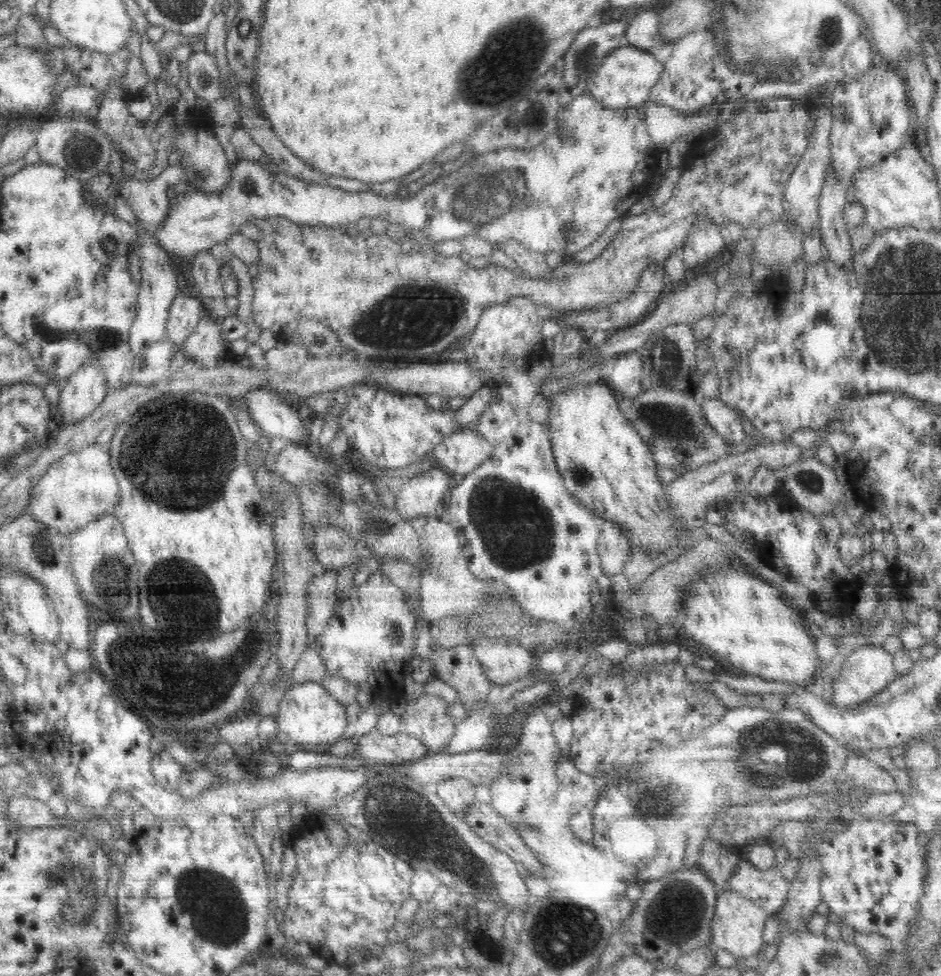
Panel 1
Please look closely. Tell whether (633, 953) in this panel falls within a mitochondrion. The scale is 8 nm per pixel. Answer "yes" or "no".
no

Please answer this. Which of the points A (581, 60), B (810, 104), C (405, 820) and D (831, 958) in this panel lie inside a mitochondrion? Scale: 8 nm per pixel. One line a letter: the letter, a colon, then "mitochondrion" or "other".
A: mitochondrion
B: other
C: mitochondrion
D: mitochondrion

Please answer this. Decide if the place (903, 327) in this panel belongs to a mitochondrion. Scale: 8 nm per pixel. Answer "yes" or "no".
yes

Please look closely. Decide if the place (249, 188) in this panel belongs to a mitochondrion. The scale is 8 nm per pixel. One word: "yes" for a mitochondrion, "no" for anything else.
no

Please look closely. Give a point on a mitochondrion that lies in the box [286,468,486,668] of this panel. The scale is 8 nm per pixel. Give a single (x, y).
(375, 524)

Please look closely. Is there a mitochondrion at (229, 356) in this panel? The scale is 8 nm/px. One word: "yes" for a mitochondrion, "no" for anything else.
no

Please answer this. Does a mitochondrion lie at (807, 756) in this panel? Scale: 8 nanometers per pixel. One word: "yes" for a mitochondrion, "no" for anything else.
yes

